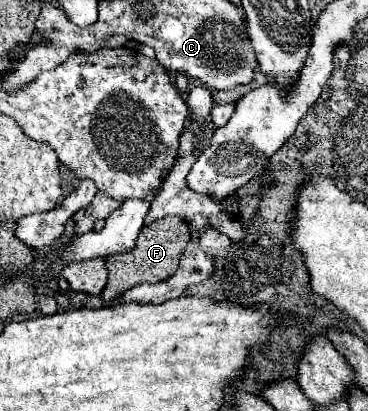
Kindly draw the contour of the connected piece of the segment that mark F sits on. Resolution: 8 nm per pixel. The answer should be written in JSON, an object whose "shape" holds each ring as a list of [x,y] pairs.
{"shape":[[[168,216],[156,220],[152,226],[144,228],[140,232],[140,238],[136,240],[136,246],[126,253],[110,255],[105,258],[106,268],[108,268],[108,284],[102,290],[102,300],[110,304],[110,300],[122,296],[126,290],[138,286],[138,284],[156,284],[166,278],[170,278],[180,264],[180,258],[186,250],[186,244],[190,240],[188,226],[182,218]]]}

